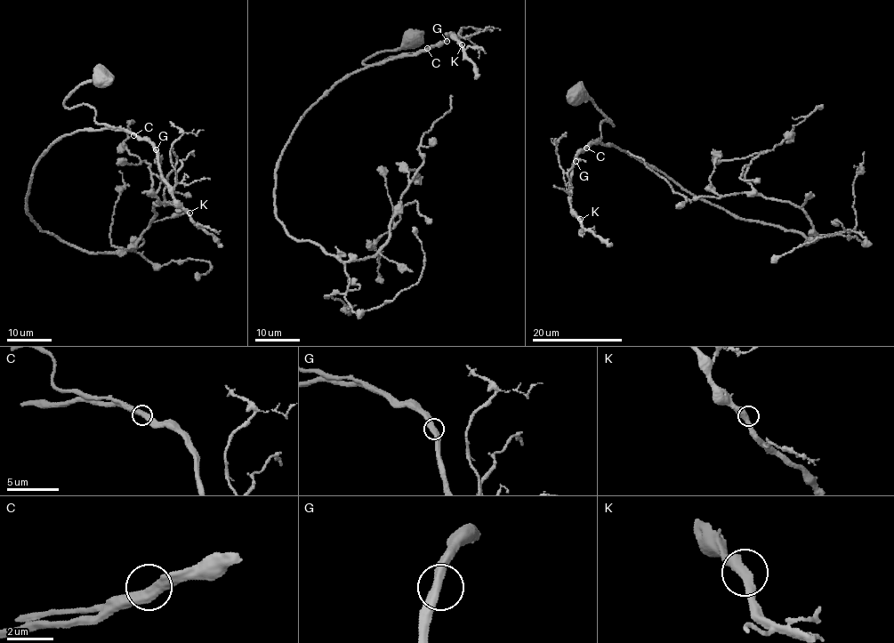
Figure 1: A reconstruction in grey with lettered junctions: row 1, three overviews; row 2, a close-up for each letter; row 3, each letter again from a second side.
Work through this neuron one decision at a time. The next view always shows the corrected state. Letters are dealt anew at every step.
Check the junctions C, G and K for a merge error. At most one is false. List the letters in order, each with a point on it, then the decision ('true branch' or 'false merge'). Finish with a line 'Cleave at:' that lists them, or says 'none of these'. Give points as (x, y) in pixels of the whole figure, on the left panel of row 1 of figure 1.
C: place (133, 135); true branch
G: place (156, 149); true branch
K: place (189, 212); true branch
Cleave at: none of these

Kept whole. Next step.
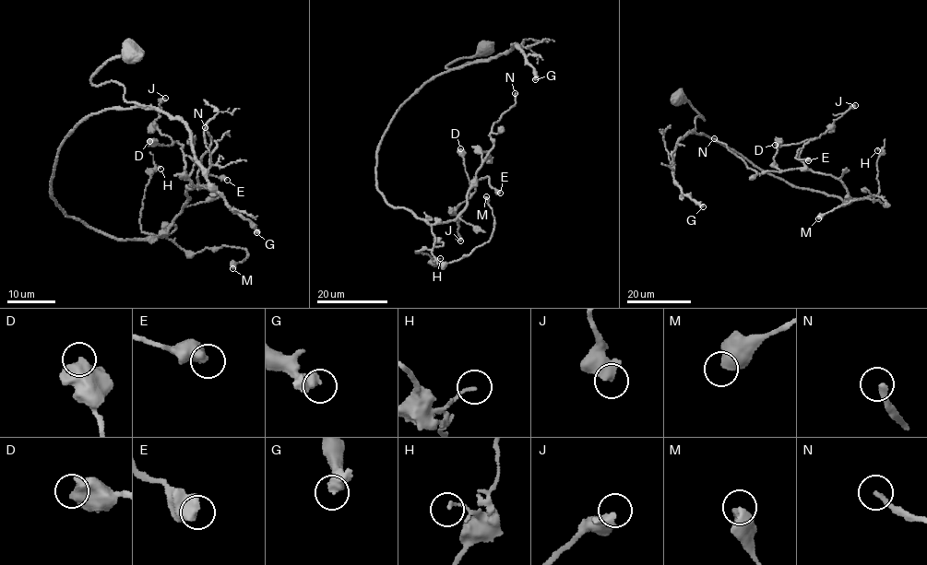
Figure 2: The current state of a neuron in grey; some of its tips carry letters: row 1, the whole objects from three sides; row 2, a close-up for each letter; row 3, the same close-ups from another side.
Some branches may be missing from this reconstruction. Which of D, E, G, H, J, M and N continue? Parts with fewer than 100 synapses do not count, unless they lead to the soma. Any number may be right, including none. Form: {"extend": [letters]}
{"extend": ["G"]}

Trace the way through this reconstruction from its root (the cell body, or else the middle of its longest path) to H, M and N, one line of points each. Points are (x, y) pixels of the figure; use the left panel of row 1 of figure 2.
H: (127, 50), (91, 80), (135, 105), (70, 131), (51, 194), (99, 232), (168, 238), (140, 223), (160, 169)
M: (127, 50), (91, 80), (119, 83), (135, 105), (70, 131), (52, 195), (117, 238), (243, 248), (232, 268)
N: (127, 50), (91, 80), (134, 106), (85, 116), (58, 152), (65, 213), (160, 236), (206, 185), (205, 127)

